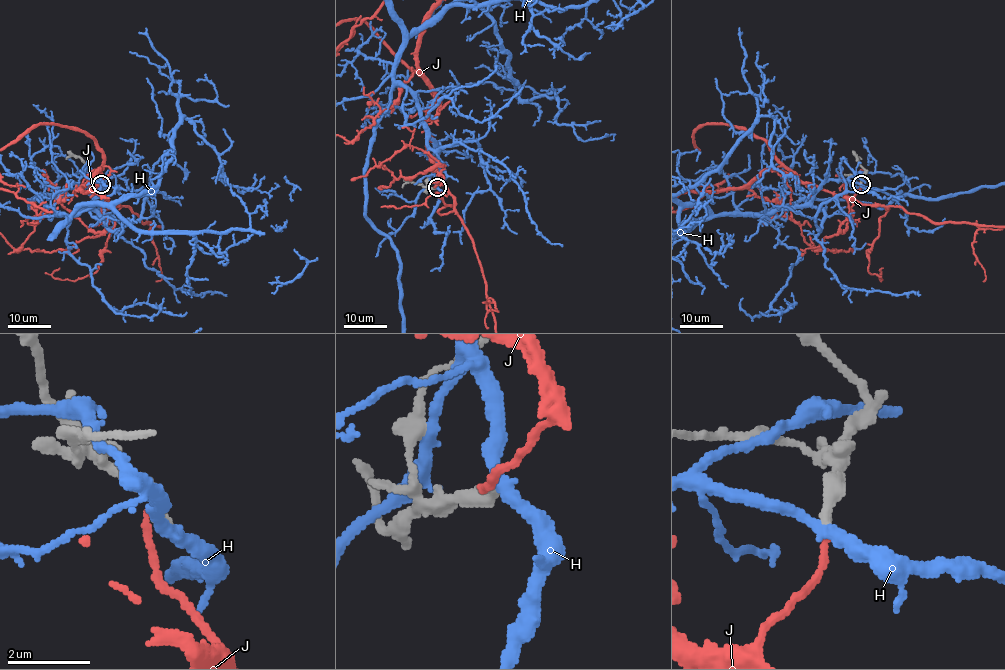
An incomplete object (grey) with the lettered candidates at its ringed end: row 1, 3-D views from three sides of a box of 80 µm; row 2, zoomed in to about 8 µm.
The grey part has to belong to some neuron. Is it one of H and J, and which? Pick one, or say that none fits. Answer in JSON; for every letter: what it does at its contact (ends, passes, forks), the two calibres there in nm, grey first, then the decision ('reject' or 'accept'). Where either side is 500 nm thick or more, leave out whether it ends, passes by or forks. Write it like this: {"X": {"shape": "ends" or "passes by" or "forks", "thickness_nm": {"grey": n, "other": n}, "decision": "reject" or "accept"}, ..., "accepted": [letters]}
{"H": {"shape": "passes by", "thickness_nm": {"grey": 340, "other": 320}, "decision": "reject"}, "J": {"shape": "ends", "thickness_nm": {"grey": 400, "other": 170}, "decision": "reject"}, "accepted": []}

